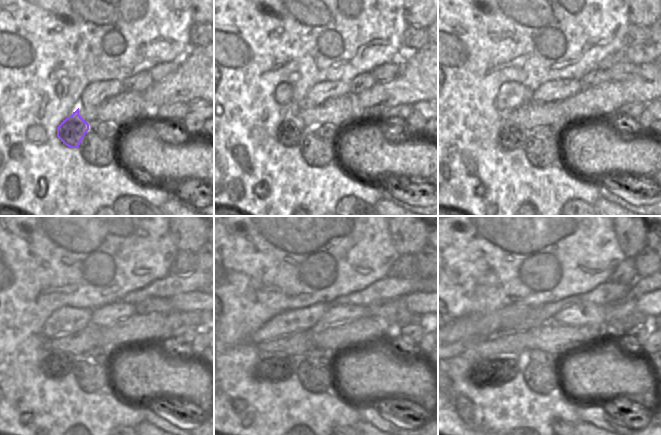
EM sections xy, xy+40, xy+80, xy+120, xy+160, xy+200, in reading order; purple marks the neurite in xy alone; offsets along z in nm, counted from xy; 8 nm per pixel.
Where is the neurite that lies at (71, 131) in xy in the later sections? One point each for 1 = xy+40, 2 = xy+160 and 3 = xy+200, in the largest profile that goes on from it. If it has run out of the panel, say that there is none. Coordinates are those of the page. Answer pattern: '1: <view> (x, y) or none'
1: xy+40 (290, 132)
2: xy+160 (273, 370)
3: xy+200 (490, 372)

